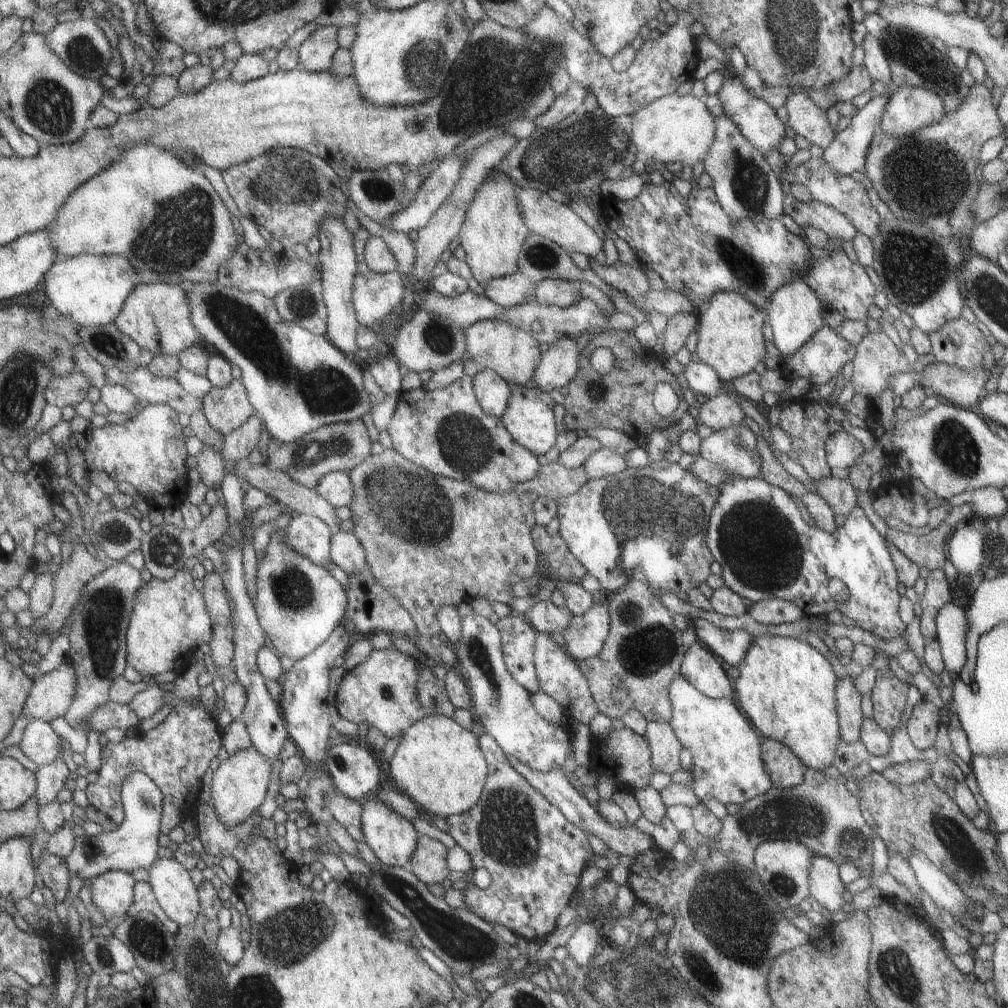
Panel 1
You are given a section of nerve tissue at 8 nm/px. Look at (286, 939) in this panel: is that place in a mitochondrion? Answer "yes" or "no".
yes

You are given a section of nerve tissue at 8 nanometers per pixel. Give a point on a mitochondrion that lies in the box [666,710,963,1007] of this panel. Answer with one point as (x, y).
(720, 910)

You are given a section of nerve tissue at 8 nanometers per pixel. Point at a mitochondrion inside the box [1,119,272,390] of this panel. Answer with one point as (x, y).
(181, 230)

